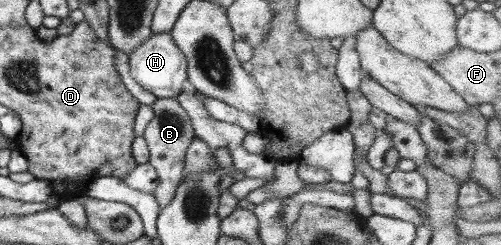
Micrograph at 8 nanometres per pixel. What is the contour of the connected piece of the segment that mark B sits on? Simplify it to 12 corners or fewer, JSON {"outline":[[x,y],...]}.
{"outline":[[156,97],[143,137],[163,209],[184,178],[195,138],[174,97]]}

